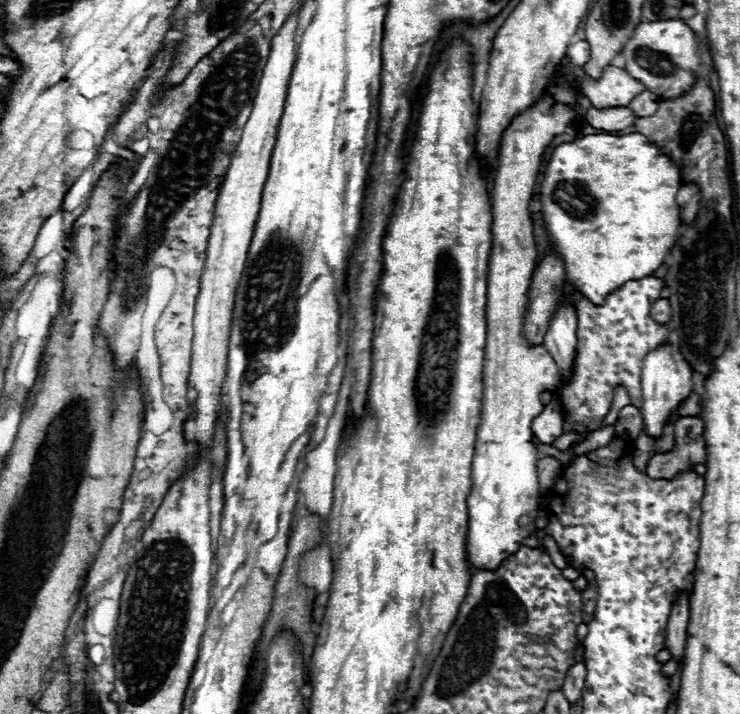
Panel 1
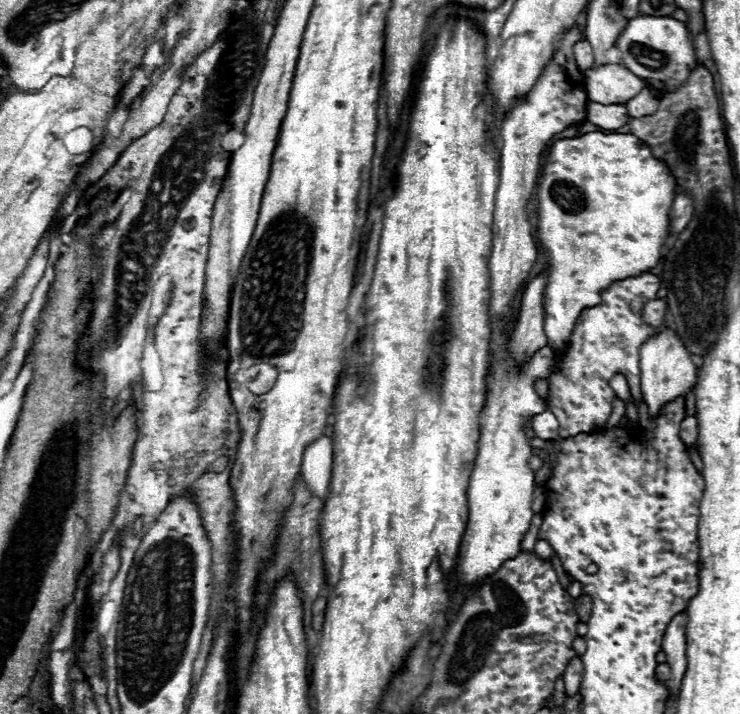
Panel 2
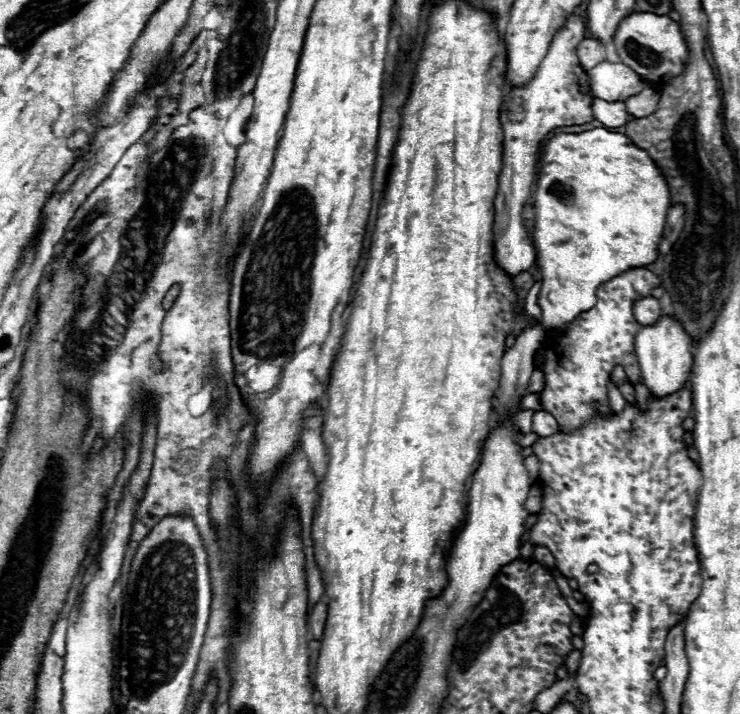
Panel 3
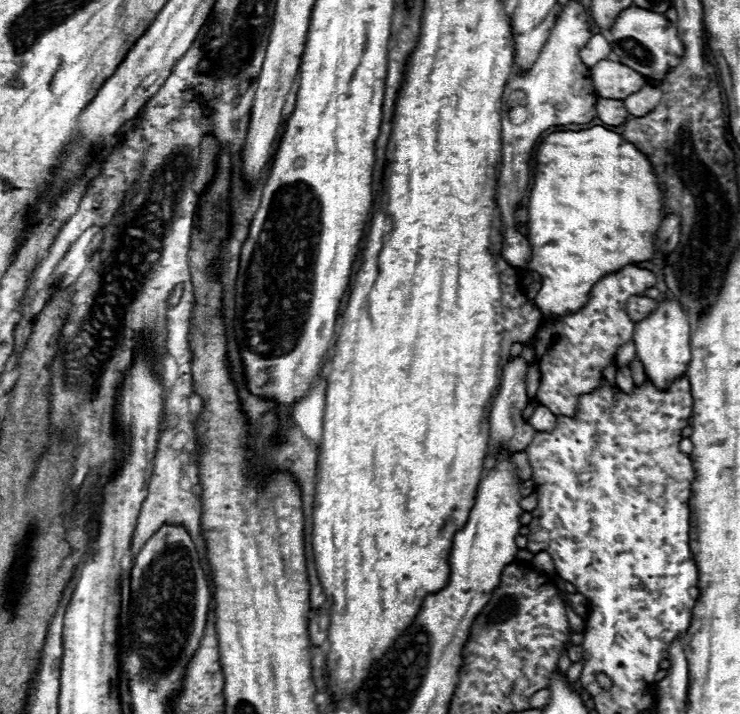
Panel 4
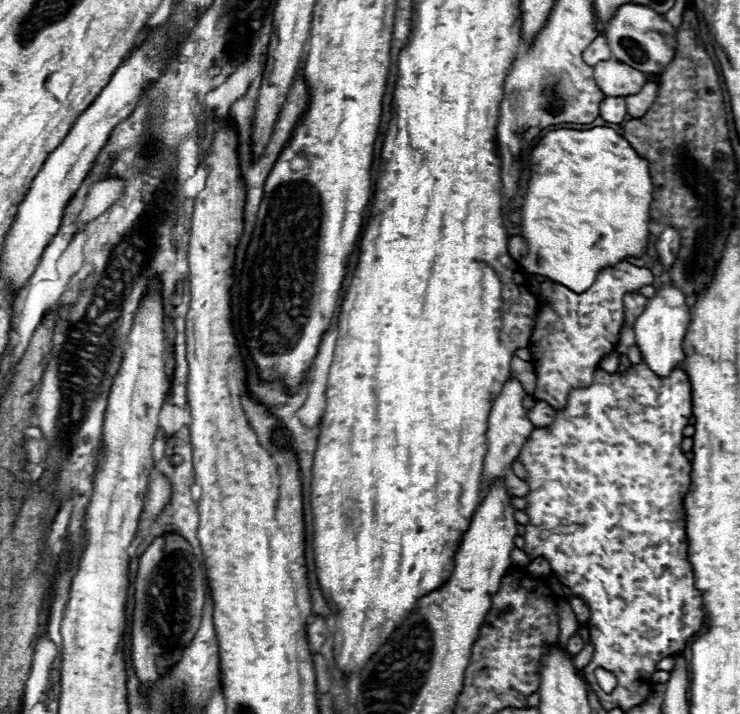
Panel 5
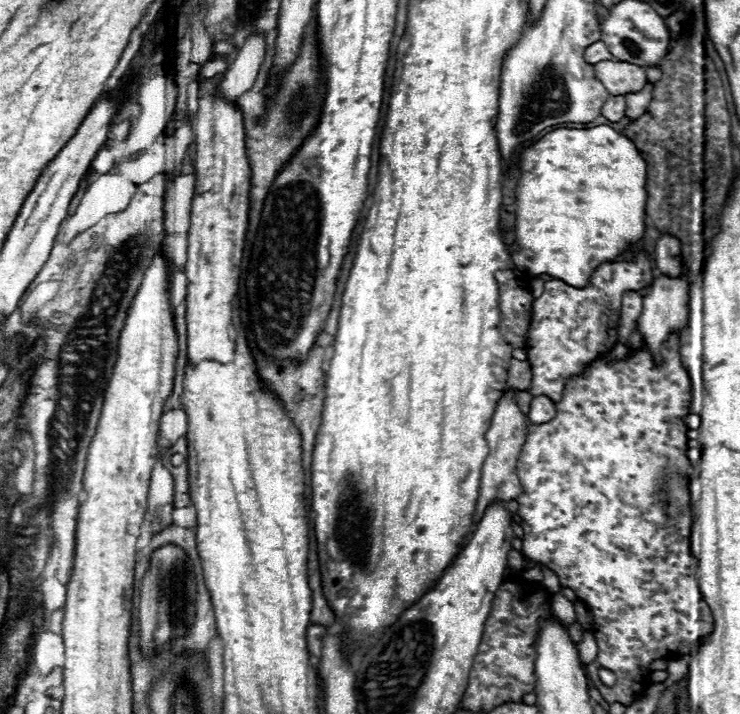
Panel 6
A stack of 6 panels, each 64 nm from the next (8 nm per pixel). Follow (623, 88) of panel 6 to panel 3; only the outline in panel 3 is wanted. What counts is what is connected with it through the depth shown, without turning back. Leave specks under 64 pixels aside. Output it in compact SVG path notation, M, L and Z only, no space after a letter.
M600 62L588 72L590 80L590 94L600 100L610 100L610 102L624 102L630 96L642 92L644 80L638 76L632 68L616 62Z

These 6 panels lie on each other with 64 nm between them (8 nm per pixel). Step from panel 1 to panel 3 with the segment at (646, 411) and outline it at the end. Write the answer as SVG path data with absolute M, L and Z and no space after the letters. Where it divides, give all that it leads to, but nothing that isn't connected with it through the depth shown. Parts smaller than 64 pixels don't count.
M662 316L654 326L642 326L636 336L636 356L642 370L642 382L654 398L670 396L682 390L690 378L690 370L694 364L690 338L686 336L678 320L666 316Z

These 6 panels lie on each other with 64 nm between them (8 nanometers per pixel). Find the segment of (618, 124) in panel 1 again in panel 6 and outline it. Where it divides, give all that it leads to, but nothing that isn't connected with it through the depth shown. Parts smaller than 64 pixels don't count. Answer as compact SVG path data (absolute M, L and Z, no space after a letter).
M608 96L608 100L602 106L602 116L610 122L620 122L626 114L626 100L624 96Z

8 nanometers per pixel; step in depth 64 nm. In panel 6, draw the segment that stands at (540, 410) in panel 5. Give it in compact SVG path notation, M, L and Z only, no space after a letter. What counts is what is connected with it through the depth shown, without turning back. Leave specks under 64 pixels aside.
M536 396L532 400L532 406L530 406L530 412L528 412L528 420L532 424L544 424L544 422L550 422L552 418L556 416L556 406L550 398L546 396Z

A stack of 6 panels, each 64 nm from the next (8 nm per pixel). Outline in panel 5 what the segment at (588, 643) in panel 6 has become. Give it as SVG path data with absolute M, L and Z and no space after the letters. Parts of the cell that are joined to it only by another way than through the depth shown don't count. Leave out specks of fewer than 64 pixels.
M586 640L586 648L574 658L574 668L576 668L576 672L582 672L584 666L590 662L590 658L592 658L592 646L590 646L588 640Z

